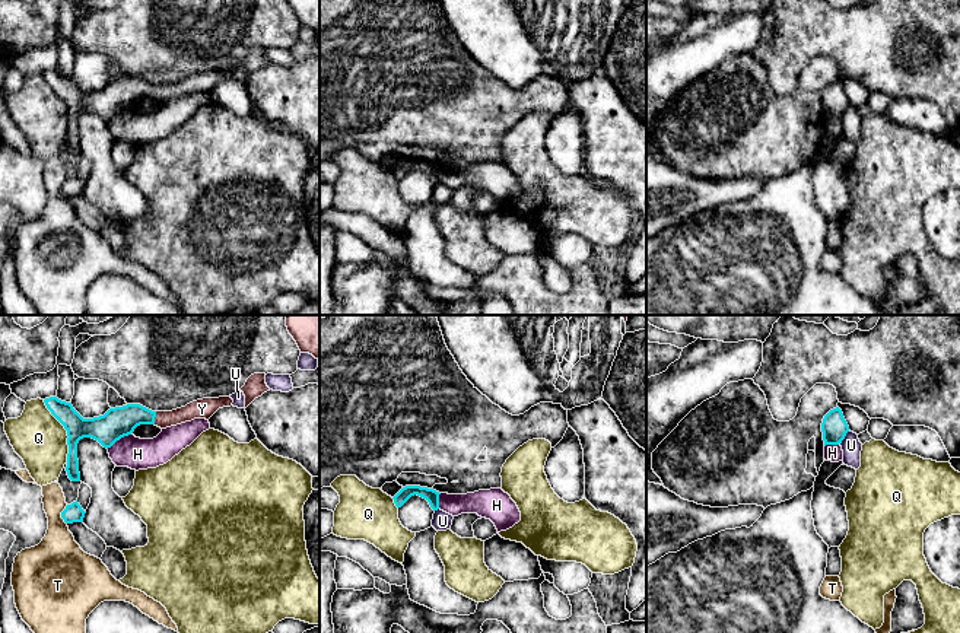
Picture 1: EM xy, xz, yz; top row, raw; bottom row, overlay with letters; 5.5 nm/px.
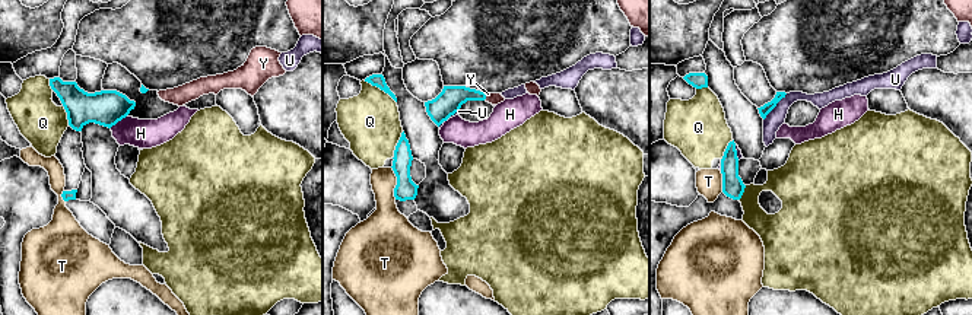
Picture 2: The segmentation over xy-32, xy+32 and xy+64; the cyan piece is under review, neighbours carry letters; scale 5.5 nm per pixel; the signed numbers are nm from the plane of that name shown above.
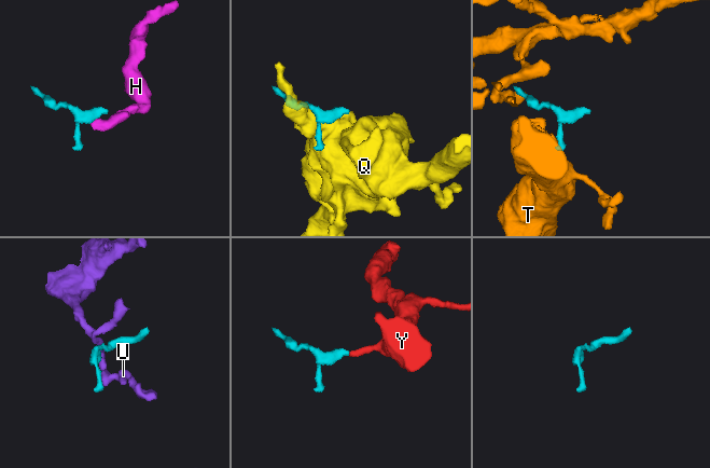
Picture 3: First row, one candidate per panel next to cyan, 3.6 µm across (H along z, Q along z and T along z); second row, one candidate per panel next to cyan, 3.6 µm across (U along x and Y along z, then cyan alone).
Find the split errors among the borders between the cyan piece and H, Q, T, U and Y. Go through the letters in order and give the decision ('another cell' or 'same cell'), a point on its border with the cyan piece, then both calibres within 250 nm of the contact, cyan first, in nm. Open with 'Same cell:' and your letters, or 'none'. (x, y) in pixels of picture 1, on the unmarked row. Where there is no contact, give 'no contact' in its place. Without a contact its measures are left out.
Same cell: Y
H: another cell | xy (118, 113) | 170/180 nm
Q: another cell | xy (66, 102) | 170/300 nm
T: another cell | xy (62, 188) | 100/280 nm
U: another cell | yz (844, 111) | 140/110 nm
Y: same cell | xy (155, 89) | 170/100 nm

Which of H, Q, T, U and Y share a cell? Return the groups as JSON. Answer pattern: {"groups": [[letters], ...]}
{"groups": [["H"], ["Q"], ["T"], ["U"], ["Y"]]}

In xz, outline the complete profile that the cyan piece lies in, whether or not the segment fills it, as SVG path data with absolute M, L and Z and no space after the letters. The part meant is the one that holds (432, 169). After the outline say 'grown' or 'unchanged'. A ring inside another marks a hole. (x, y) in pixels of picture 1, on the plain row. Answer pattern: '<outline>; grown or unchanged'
M406 159L392 172L397 181L401 181L411 169L426 172L433 184L439 182L439 165L420 159Z; unchanged

